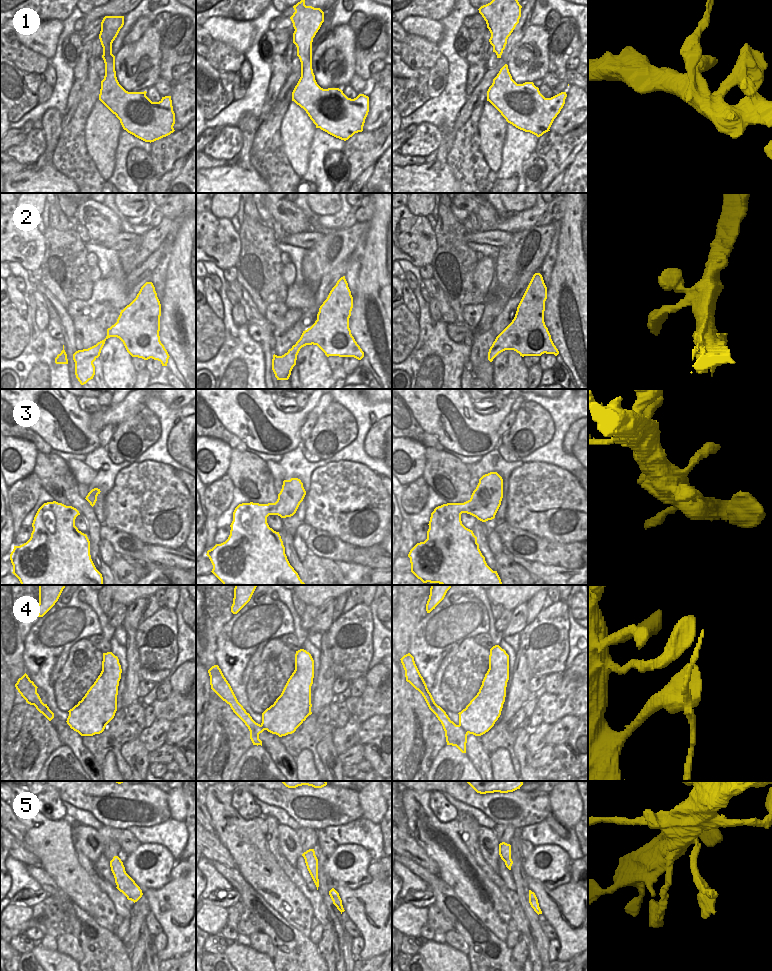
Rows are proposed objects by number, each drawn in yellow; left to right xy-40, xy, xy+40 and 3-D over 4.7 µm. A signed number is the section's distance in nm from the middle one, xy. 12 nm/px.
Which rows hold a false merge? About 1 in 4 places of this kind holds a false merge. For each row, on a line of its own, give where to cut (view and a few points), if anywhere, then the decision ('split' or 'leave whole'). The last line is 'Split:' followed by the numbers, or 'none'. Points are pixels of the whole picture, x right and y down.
1: no cut; leave whole
2: no cut; leave whole
3: no cut; leave whole
4: cut in xy+40 along (459, 724), (467, 733); split
5: no cut; leave whole
Split: 4

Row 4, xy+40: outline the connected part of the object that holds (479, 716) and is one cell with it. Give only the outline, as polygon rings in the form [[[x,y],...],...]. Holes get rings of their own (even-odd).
[[[499,645],[490,649],[489,669],[477,695],[459,712],[459,725],[469,734],[488,732],[501,715],[509,680],[509,655]]]

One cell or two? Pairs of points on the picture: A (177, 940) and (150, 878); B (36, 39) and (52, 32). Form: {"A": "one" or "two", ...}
{"A": "two", "B": "one"}

